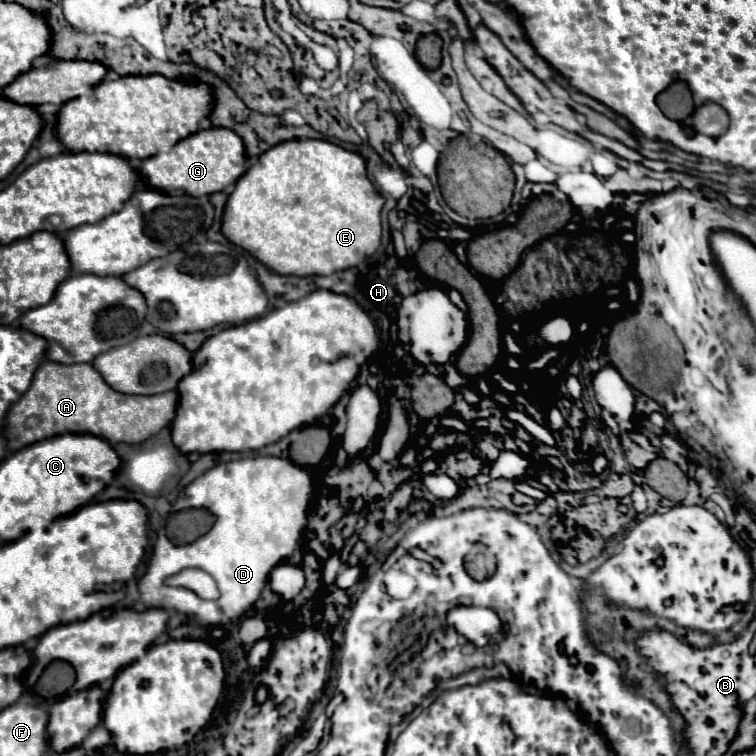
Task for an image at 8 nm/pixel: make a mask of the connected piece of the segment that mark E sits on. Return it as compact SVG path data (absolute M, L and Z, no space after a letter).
M290 140L272 146L236 180L224 206L222 234L274 274L328 276L356 266L376 252L382 236L382 204L384 198L372 188L362 156L326 140Z

